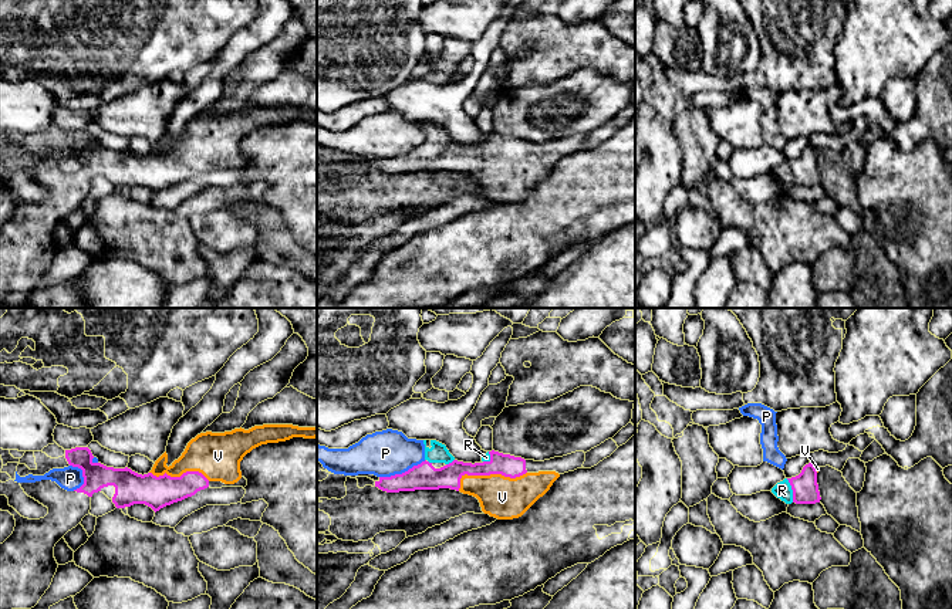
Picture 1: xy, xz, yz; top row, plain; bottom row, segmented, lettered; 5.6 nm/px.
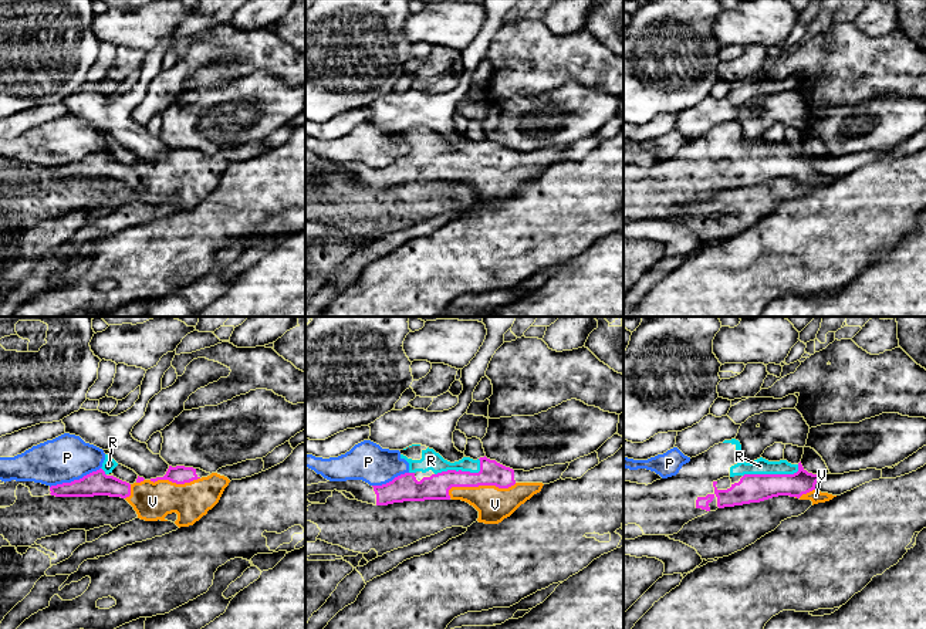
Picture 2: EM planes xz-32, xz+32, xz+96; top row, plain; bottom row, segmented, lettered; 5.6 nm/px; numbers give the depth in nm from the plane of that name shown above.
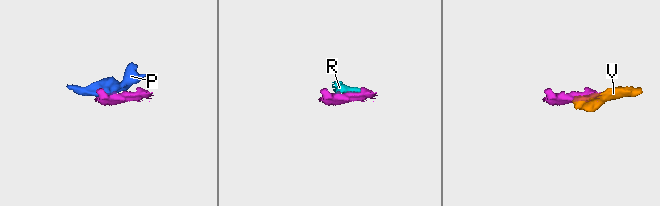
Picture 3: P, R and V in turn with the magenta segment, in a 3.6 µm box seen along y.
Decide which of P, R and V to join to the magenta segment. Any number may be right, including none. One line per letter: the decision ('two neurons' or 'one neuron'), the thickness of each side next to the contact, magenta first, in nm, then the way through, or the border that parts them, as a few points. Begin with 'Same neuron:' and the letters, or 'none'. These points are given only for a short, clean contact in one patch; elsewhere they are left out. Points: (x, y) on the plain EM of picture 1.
Same neuron: R, V
P: two neurons | 150/260 nm | along xz (425, 142), (401, 155), (380, 159)
R: one neuron | 150/100 nm
V: one neuron | 130/240 nm

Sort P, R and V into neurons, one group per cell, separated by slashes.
P / R V

